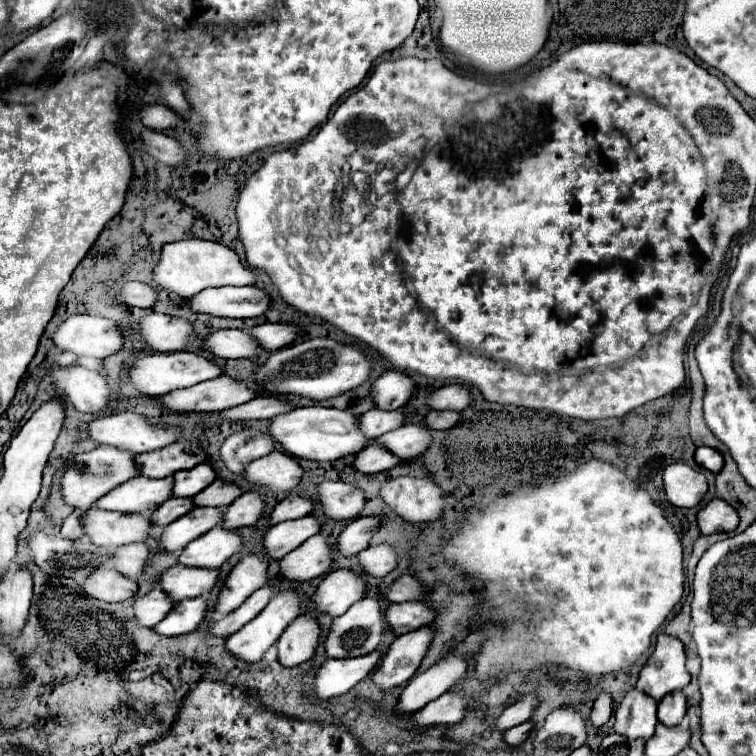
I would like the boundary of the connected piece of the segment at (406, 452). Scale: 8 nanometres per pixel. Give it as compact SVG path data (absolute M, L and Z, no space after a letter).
M417 424L417 426L395 428L379 438L371 438L367 444L381 444L397 458L409 460L421 454L425 448L429 448L431 440L433 440L431 432L423 424Z

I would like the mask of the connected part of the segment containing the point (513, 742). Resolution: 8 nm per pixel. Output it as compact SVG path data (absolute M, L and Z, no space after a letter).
M531 720L529 722L523 722L523 724L519 724L519 726L503 732L503 740L509 746L519 746L519 744L523 744L527 740L527 736L531 734L531 730L533 730L533 722Z

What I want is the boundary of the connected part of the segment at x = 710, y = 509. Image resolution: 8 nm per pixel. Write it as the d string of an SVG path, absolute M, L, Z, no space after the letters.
M713 498L699 514L699 530L701 534L715 534L715 532L731 532L739 524L737 512L719 498Z

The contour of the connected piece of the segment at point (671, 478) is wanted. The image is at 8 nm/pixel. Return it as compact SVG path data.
M685 462L669 464L665 468L663 482L667 500L679 508L693 508L707 494L707 478L703 472L691 468Z

